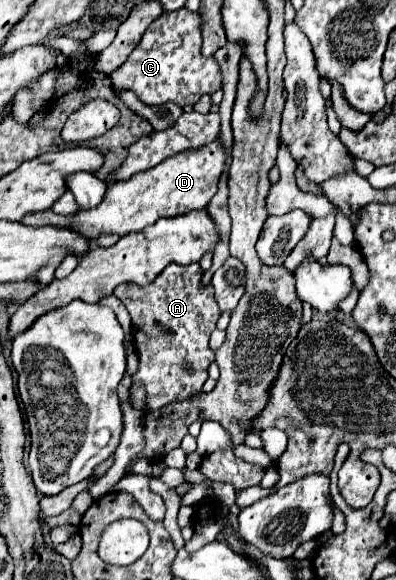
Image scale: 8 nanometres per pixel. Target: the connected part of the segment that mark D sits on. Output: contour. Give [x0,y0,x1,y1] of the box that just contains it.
[21,138,229,240]

